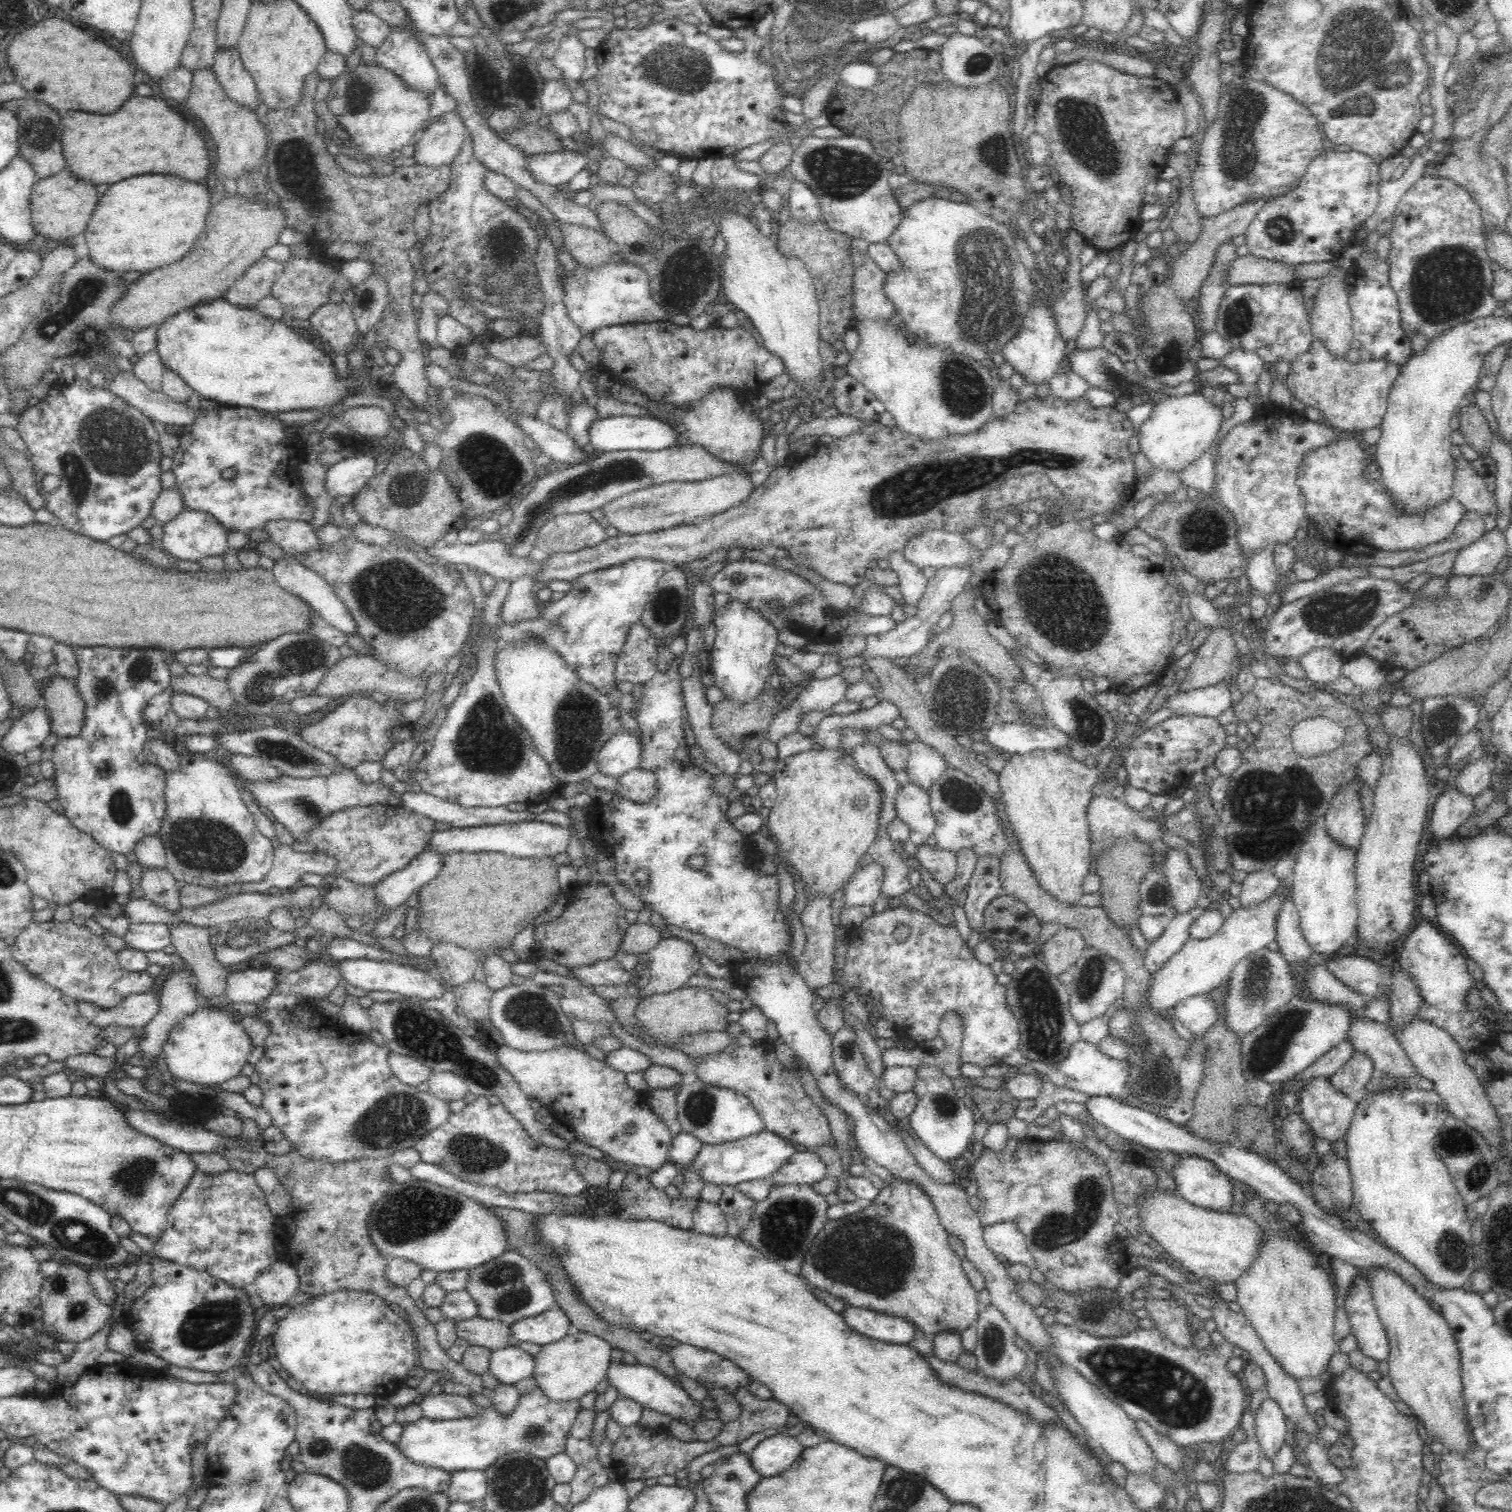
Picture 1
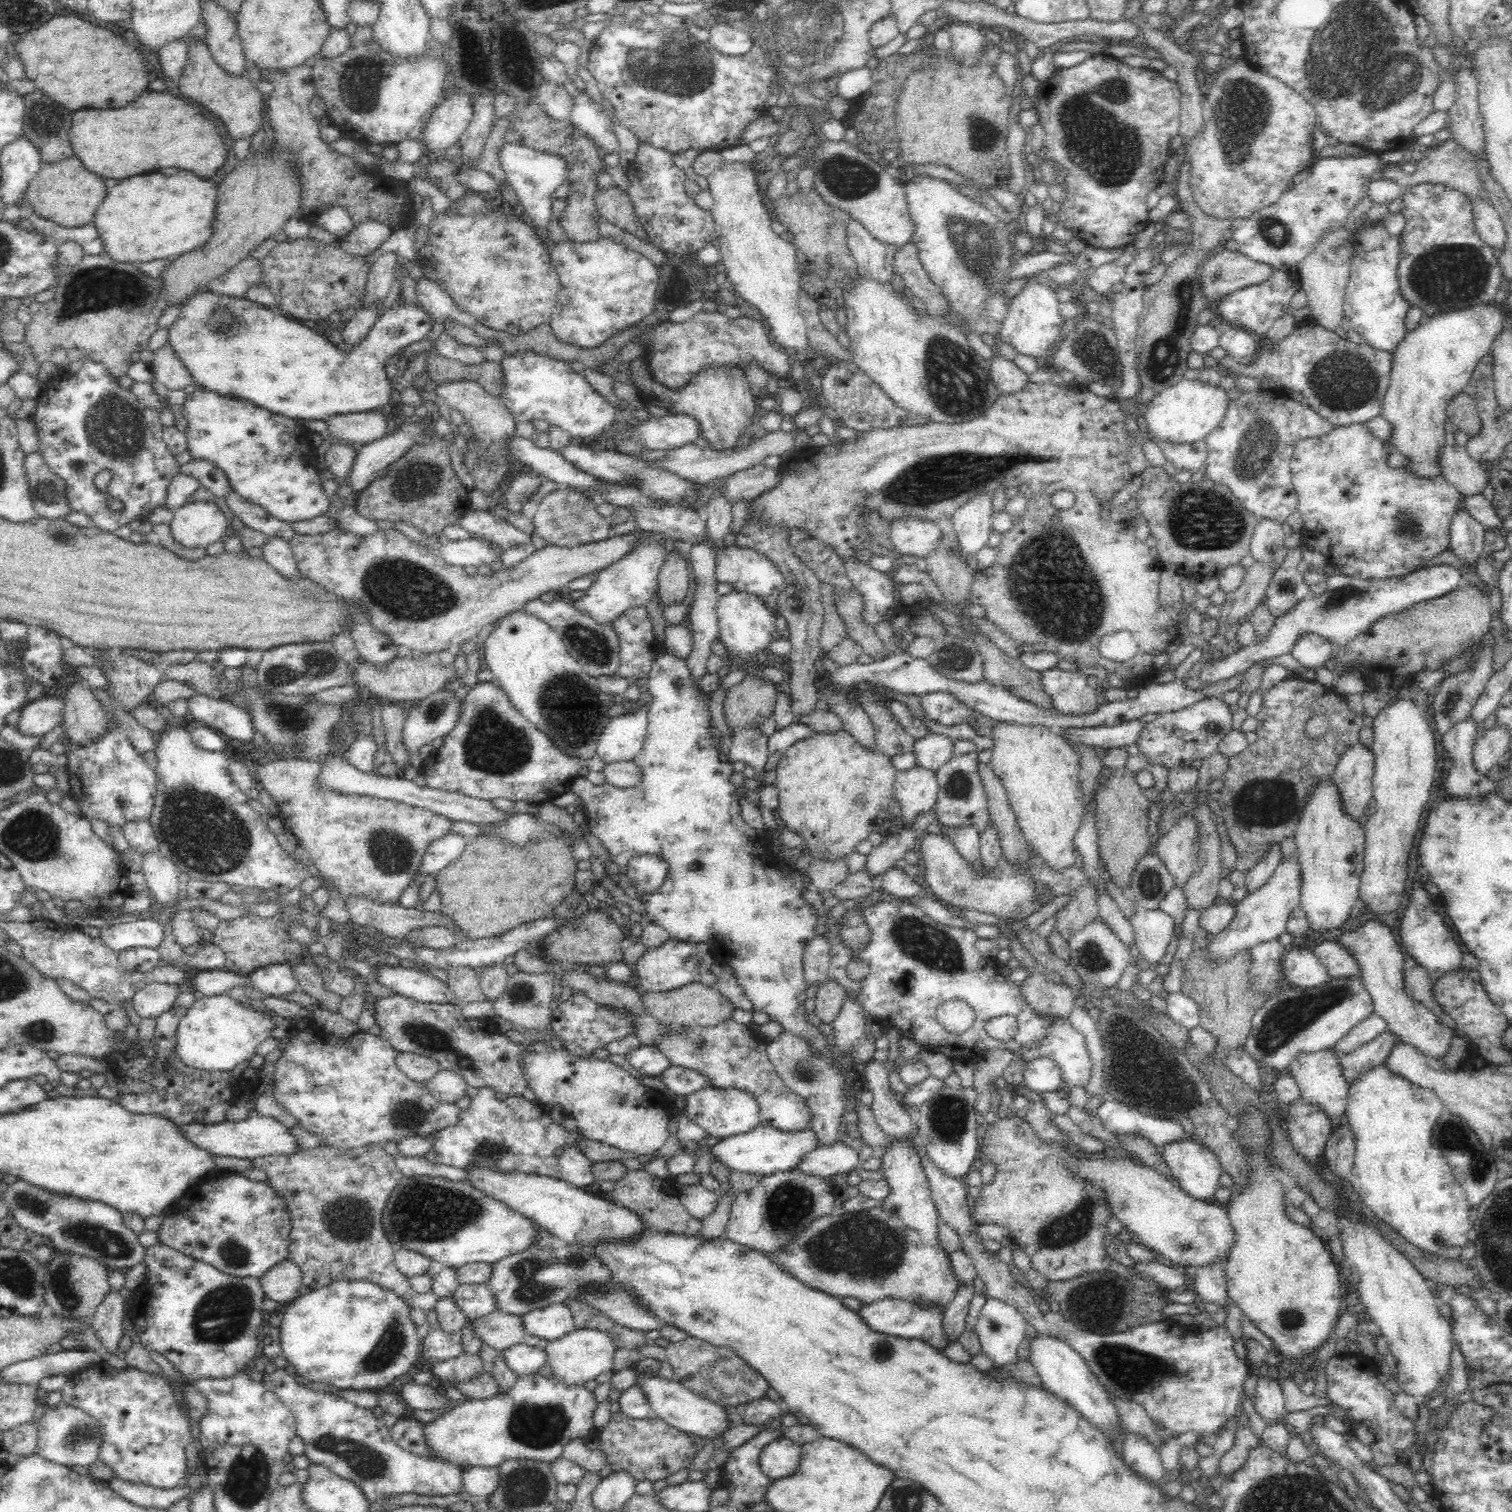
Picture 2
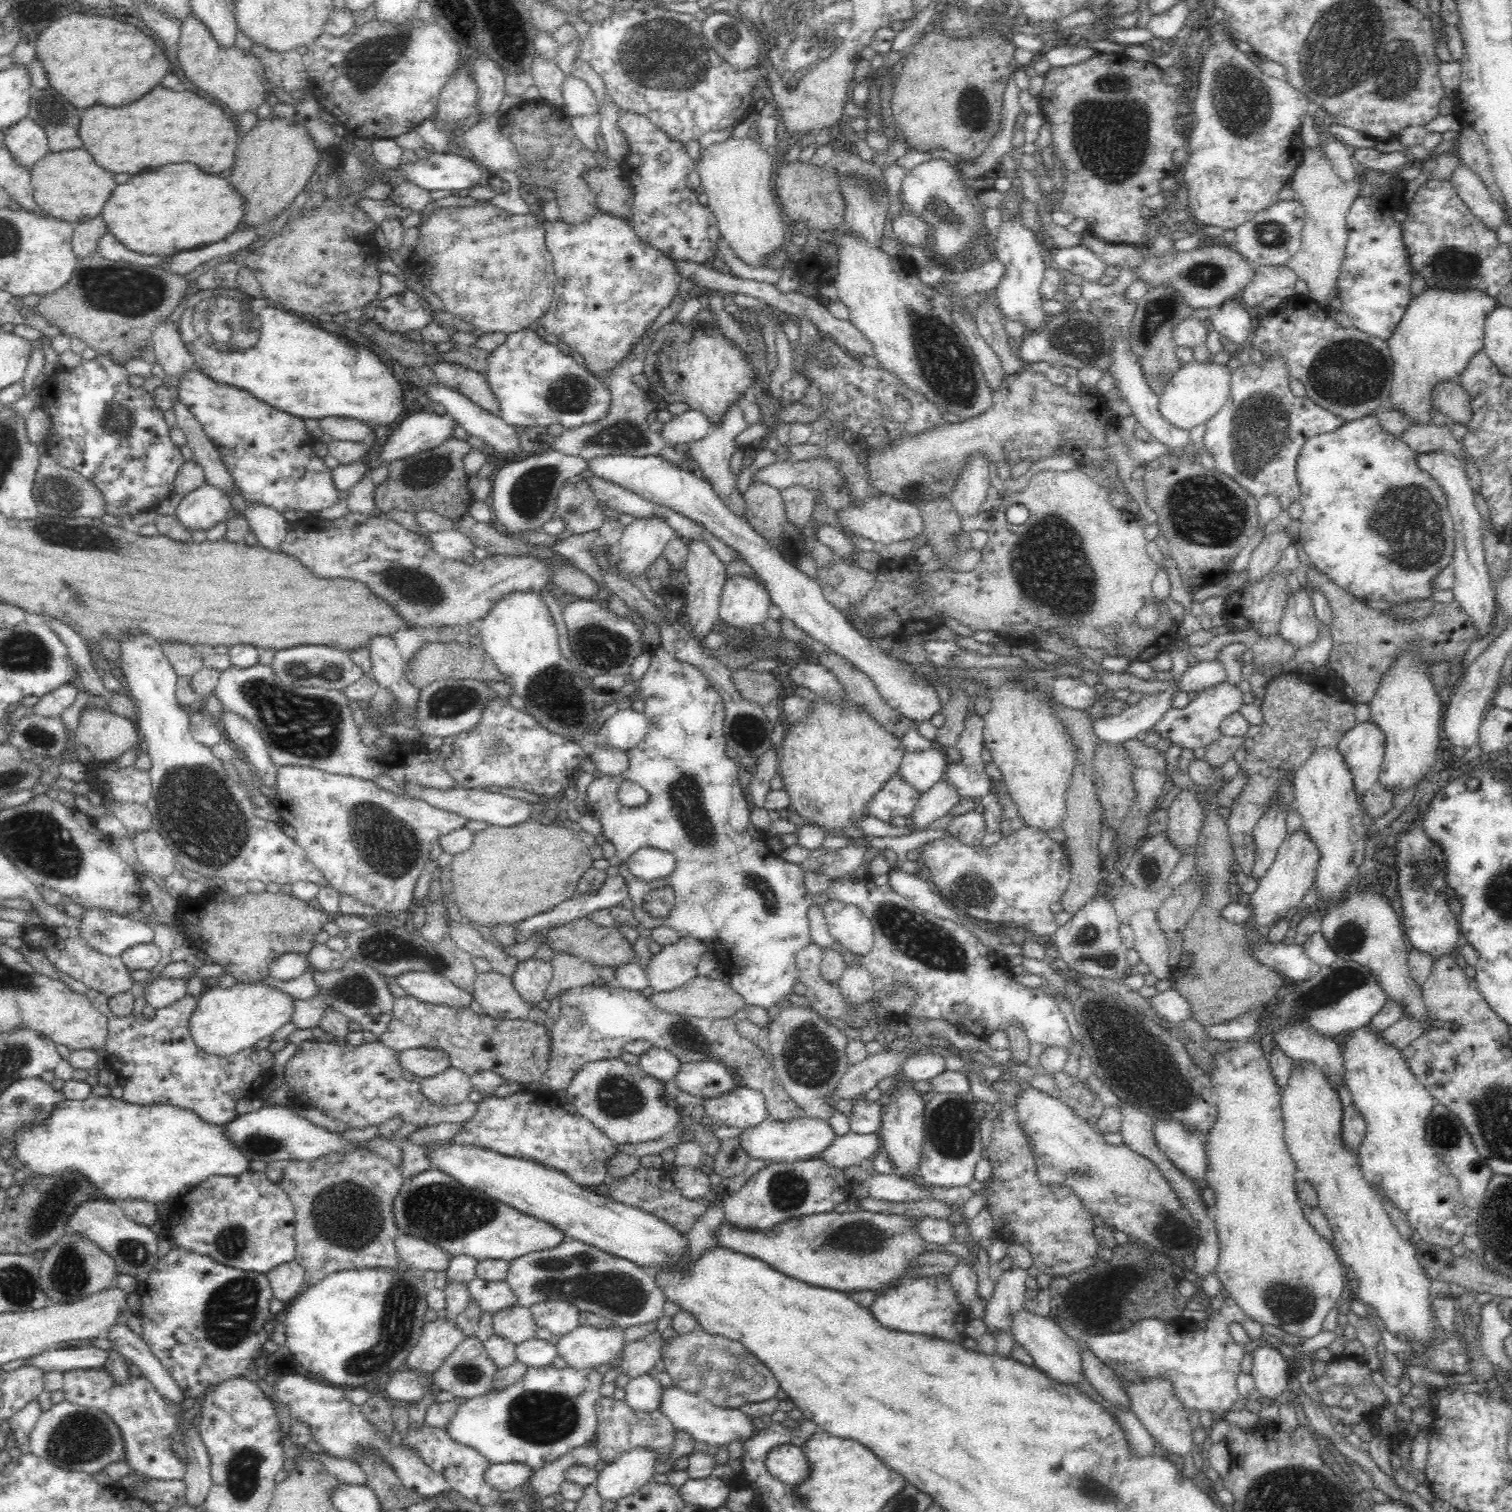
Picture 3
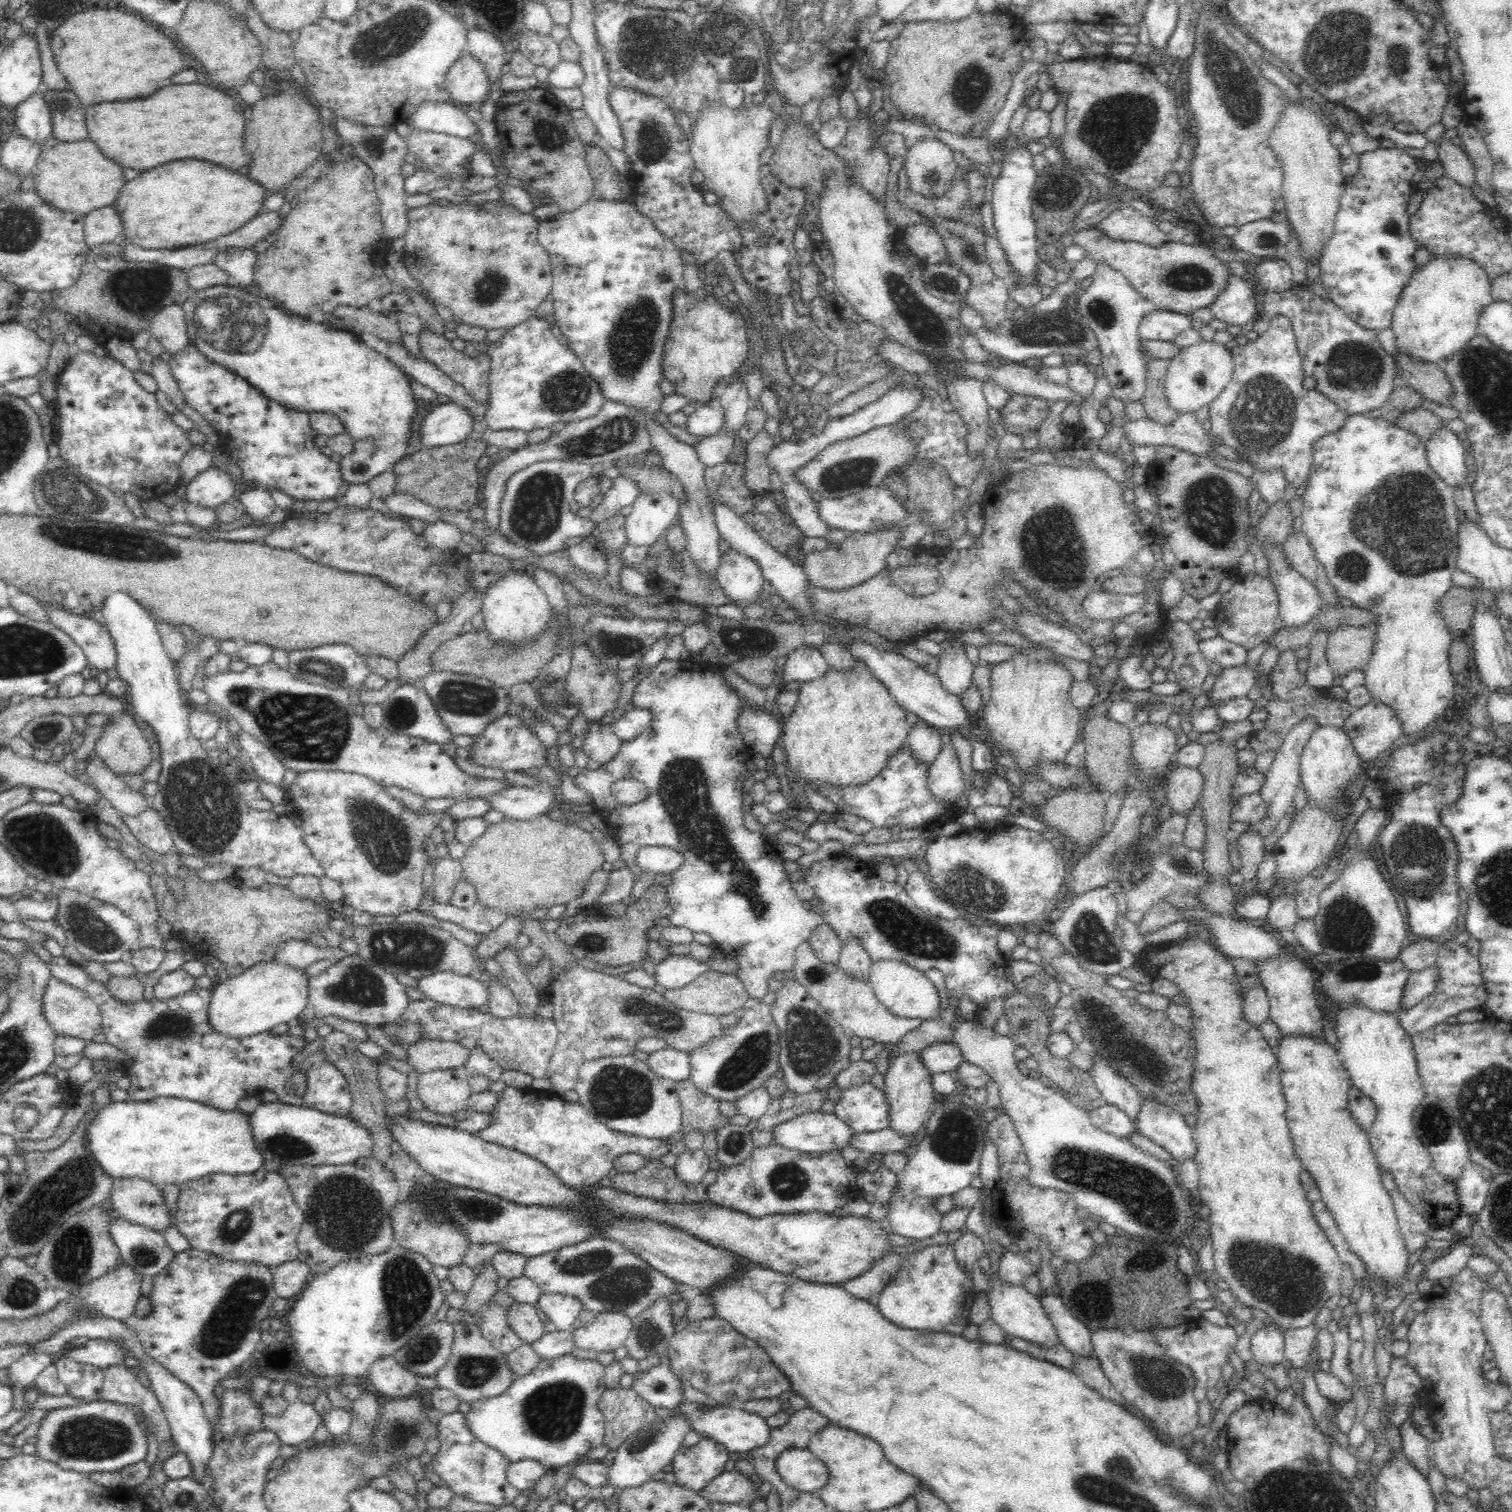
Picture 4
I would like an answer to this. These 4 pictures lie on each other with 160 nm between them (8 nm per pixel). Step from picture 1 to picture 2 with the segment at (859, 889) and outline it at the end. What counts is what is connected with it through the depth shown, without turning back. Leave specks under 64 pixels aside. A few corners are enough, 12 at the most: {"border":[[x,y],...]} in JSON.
{"border":[[934,809],[885,839],[867,855],[873,878],[884,875],[936,820]]}

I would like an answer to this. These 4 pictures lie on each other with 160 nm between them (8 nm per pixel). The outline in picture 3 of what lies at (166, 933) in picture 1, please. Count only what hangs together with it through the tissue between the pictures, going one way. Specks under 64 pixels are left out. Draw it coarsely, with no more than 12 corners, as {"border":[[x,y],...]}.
{"border":[[86,909],[77,935],[102,954],[152,943],[154,925]]}

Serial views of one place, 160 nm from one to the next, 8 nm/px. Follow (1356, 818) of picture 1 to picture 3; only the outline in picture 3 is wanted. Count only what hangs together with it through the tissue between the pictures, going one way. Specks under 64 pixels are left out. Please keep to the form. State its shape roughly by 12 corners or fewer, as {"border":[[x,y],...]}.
{"border":[[1368,720],[1337,746],[1360,801],[1378,781],[1385,742]]}

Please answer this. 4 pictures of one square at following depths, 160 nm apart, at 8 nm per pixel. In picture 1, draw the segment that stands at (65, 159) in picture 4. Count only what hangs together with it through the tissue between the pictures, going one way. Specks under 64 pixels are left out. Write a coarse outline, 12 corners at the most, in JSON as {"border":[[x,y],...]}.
{"border":[[65,167],[37,180],[31,223],[65,244],[98,204],[92,183]]}

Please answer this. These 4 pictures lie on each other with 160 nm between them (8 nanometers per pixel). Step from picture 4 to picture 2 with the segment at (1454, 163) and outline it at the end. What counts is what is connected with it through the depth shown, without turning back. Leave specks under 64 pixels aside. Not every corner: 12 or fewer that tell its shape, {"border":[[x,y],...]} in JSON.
{"border":[[1472,199],[1475,229],[1497,255],[1506,229],[1494,205]]}

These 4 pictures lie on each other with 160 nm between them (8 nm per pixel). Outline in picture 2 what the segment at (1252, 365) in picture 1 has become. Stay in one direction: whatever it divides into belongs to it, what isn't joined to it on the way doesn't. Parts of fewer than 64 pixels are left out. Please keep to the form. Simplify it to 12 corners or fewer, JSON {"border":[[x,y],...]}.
{"border":[[1234,325],[1221,326],[1219,346],[1236,362],[1262,341]]}

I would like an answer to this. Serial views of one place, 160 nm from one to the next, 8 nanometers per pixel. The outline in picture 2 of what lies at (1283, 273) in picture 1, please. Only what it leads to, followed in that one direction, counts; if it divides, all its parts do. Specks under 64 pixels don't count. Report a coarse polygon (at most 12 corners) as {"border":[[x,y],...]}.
{"border":[[1225,248],[1198,265],[1209,305],[1275,272]]}

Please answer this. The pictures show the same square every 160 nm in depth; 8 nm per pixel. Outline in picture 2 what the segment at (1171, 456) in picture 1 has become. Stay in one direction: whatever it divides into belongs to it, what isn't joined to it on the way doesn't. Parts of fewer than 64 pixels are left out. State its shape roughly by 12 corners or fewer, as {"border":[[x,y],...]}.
{"border":[[1182,380],[1145,410],[1148,438],[1194,444],[1218,429],[1222,388]]}

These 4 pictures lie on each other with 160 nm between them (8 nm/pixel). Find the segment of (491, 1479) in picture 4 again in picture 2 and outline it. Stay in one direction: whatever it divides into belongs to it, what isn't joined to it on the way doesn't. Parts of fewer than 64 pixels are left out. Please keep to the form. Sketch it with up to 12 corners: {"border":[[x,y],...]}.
{"border":[[413,1416],[389,1429],[402,1450],[435,1459],[422,1426]]}

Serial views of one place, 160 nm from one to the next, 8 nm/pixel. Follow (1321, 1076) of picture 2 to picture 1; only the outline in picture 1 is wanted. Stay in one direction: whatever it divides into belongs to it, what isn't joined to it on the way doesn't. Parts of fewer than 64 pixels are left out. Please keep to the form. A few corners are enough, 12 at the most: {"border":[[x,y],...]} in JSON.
{"border":[[1328,1077],[1308,1081],[1300,1117],[1314,1138],[1346,1140],[1358,1103]]}

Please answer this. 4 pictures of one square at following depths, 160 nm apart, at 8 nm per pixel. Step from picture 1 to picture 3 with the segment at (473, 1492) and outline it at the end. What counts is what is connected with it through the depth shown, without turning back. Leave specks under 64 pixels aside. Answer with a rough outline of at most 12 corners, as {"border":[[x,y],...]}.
{"border":[[494,1463],[483,1478],[497,1491],[514,1490],[528,1481],[530,1466]]}

